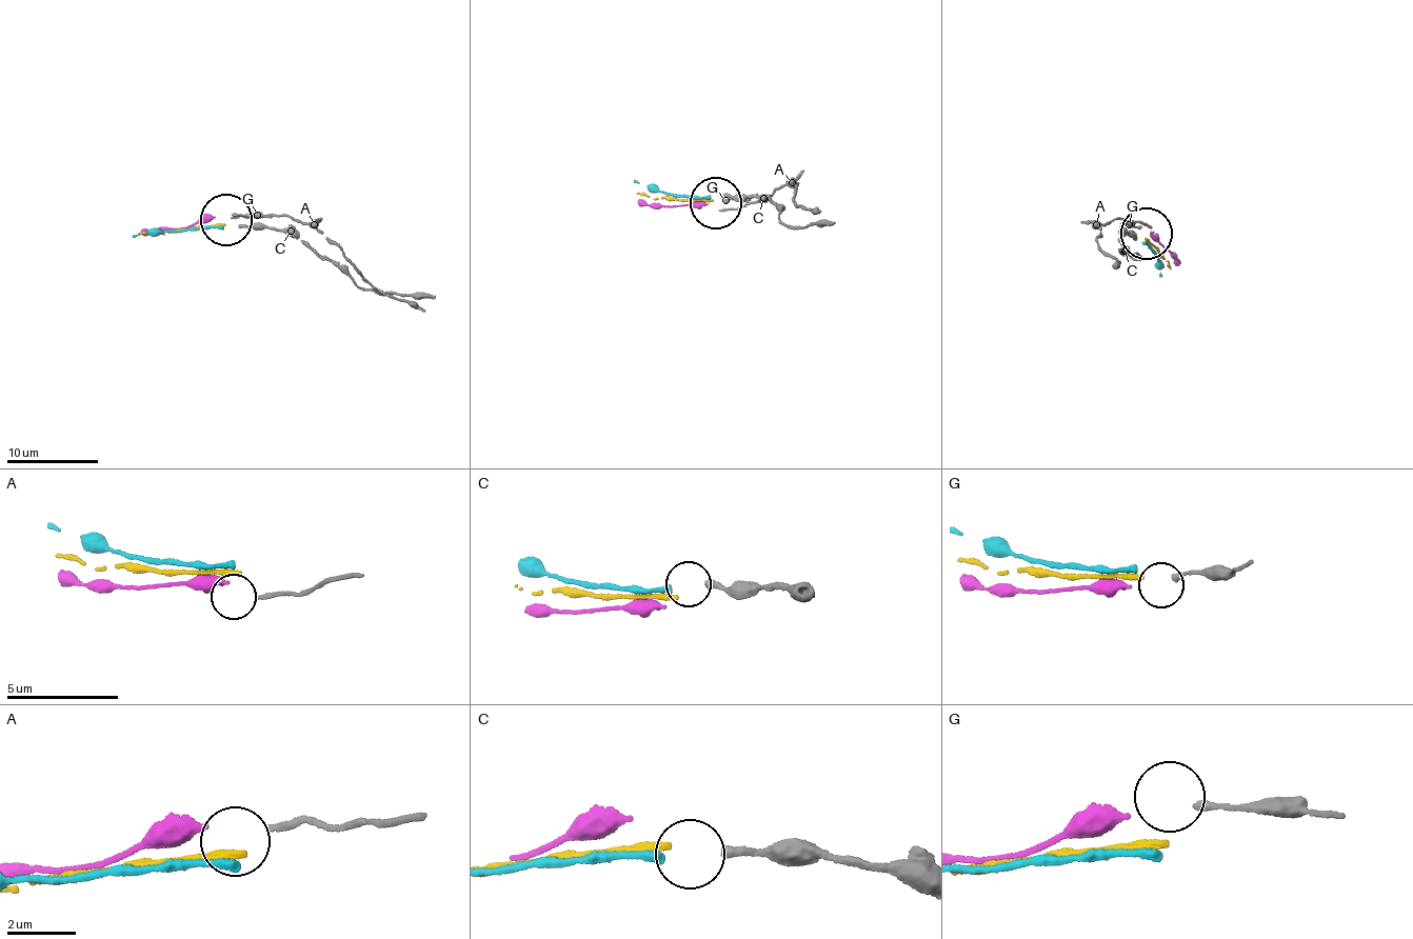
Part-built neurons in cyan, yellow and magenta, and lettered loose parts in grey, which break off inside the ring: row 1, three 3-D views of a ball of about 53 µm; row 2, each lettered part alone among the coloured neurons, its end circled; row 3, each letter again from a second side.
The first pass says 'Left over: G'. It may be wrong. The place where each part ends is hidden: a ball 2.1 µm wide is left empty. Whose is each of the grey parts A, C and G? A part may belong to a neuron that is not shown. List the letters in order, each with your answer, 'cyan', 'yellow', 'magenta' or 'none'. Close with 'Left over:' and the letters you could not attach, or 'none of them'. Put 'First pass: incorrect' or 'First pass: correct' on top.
First pass: incorrect
A: none
C: cyan
G: none
Left over: A, G

